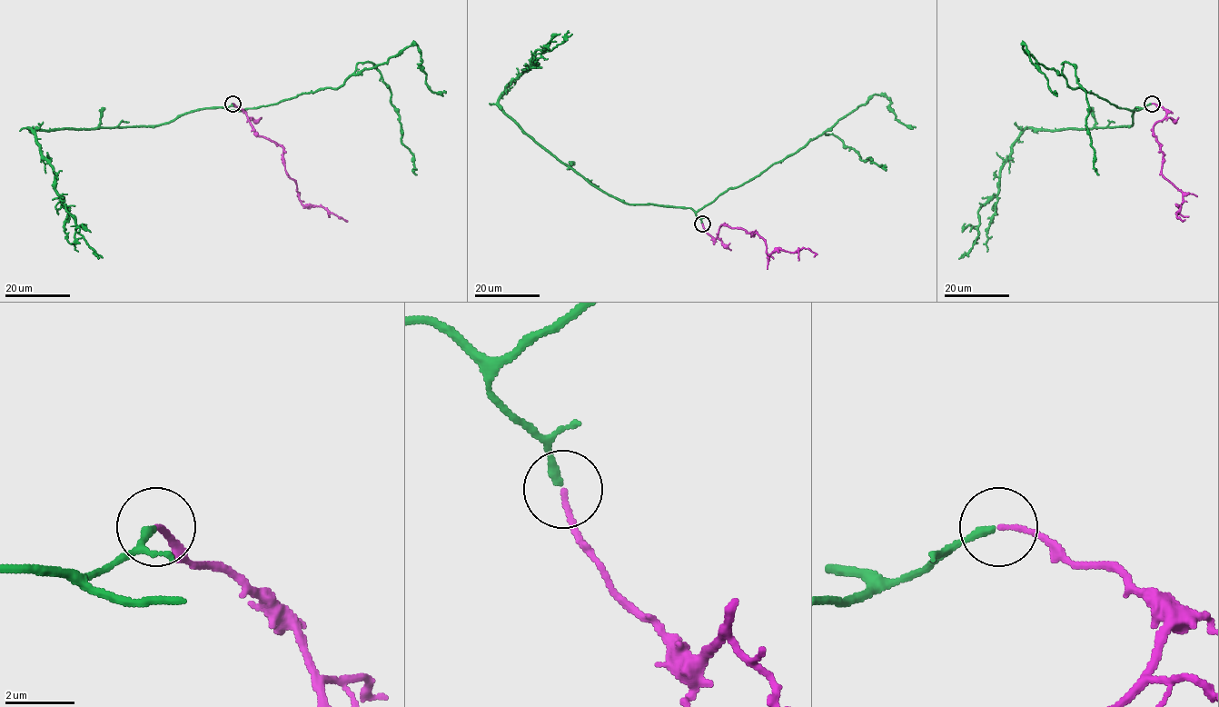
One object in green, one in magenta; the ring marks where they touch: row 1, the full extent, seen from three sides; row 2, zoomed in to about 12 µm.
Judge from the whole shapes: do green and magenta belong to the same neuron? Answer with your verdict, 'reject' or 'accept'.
accept

